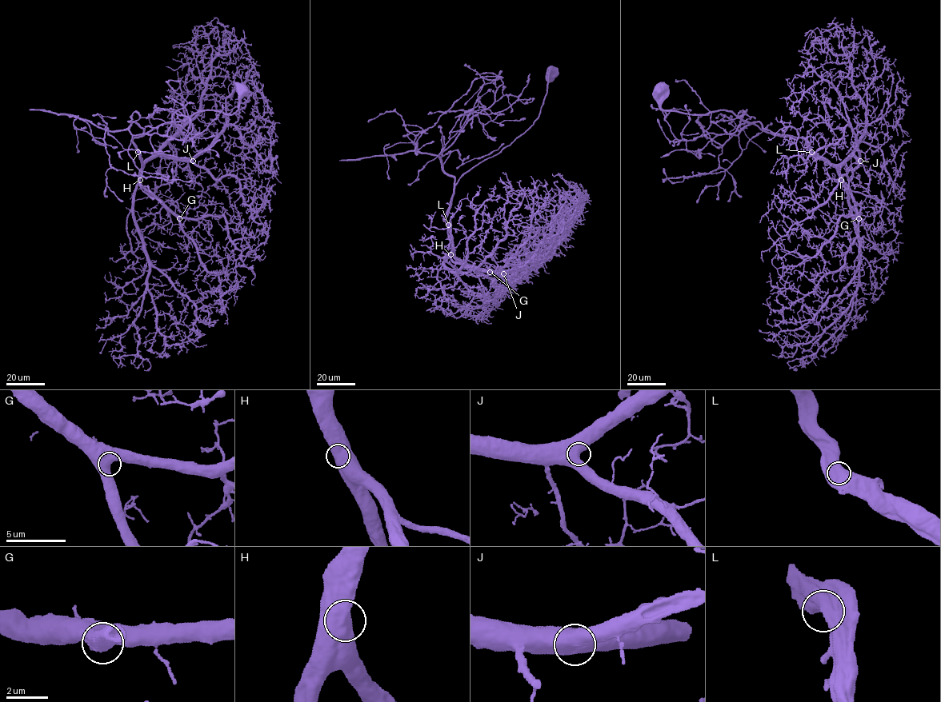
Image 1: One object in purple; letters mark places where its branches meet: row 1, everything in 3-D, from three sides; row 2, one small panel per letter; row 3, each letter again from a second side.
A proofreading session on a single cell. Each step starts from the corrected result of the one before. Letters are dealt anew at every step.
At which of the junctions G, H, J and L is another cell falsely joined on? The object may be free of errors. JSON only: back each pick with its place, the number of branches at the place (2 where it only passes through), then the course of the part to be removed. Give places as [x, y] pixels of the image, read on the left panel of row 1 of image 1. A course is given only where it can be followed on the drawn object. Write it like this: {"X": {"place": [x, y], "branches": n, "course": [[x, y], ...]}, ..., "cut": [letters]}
{"cut": []}

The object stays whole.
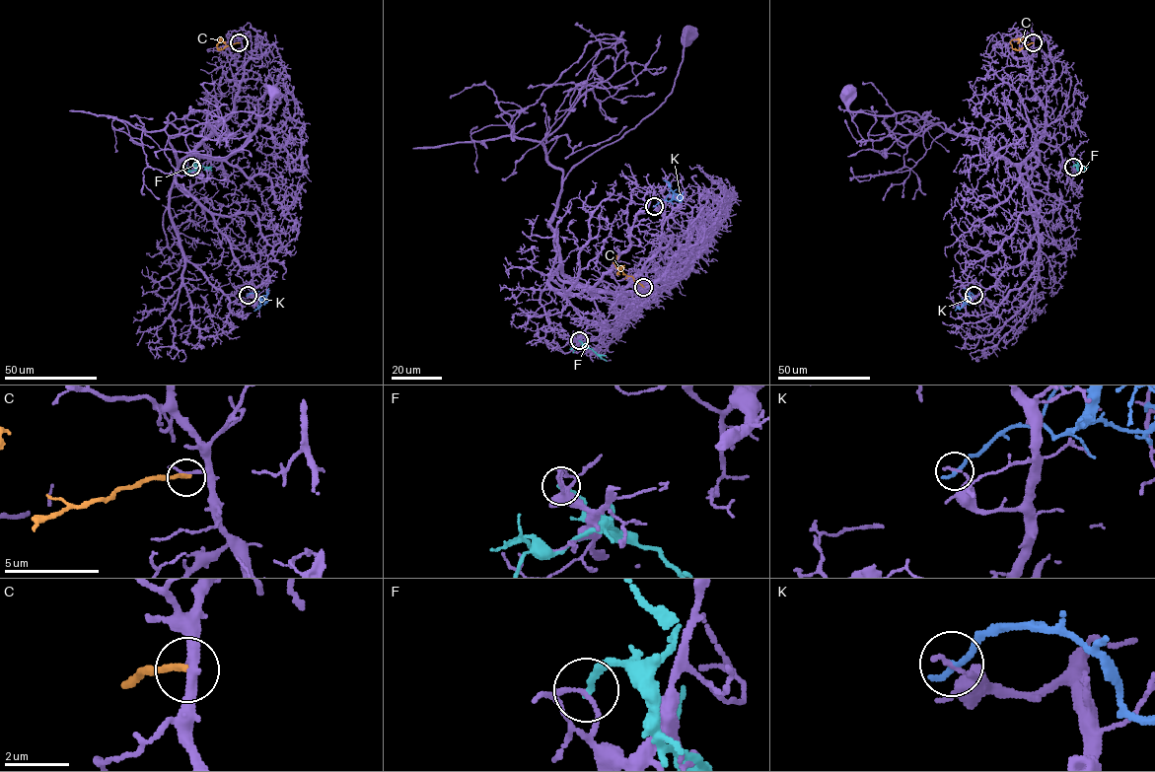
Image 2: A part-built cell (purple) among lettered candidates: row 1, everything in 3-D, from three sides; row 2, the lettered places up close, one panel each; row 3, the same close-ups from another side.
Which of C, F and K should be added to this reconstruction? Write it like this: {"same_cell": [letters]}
{"same_cell": []}

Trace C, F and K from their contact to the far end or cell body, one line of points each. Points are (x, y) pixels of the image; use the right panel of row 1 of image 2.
C: (1033, 42), (1018, 50), (1010, 42), (1014, 39), (1024, 40)
F: (1073, 166), (1077, 164), (1088, 167)
K: (974, 295), (970, 293), (970, 298), (955, 311)

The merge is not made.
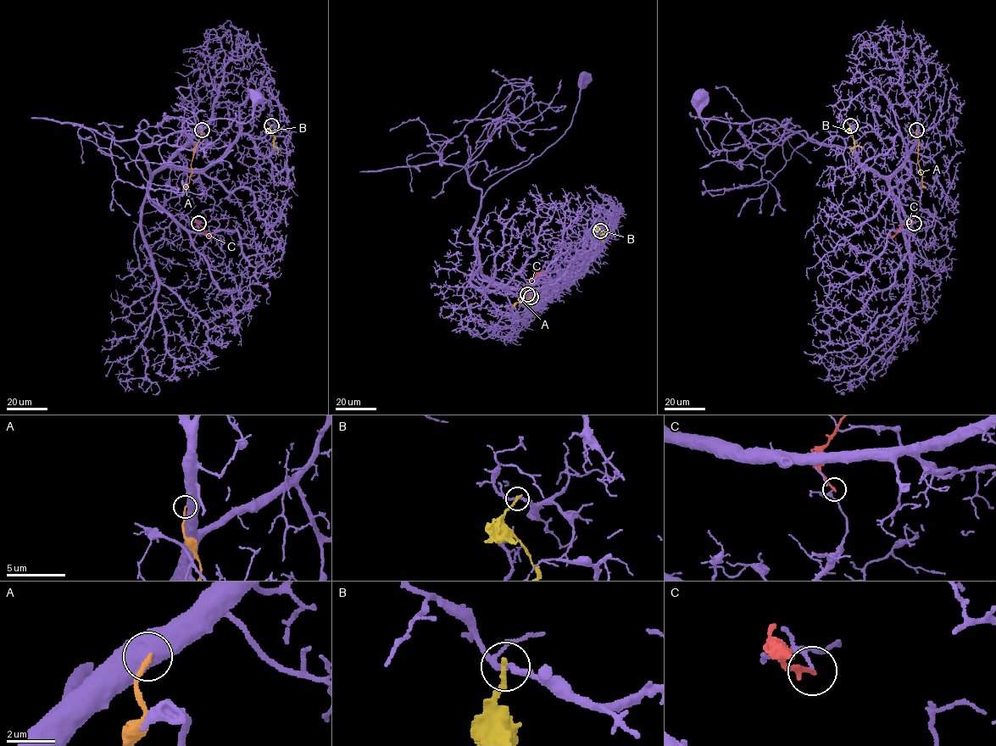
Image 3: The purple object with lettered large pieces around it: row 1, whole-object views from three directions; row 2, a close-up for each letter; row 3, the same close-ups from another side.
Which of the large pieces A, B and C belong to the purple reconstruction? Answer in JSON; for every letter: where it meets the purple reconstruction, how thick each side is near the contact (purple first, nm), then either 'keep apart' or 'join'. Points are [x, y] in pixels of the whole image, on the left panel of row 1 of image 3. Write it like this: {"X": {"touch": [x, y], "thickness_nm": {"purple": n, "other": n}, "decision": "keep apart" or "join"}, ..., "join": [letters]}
{"A": {"touch": [202, 130], "thickness_nm": {"purple": 750, "other": 180}, "decision": "keep apart"}, "B": {"touch": [271, 125], "thickness_nm": {"purple": 220, "other": 200}, "decision": "keep apart"}, "C": {"touch": [198, 223], "thickness_nm": {"purple": 110, "other": 220}, "decision": "keep apart"}, "join": []}

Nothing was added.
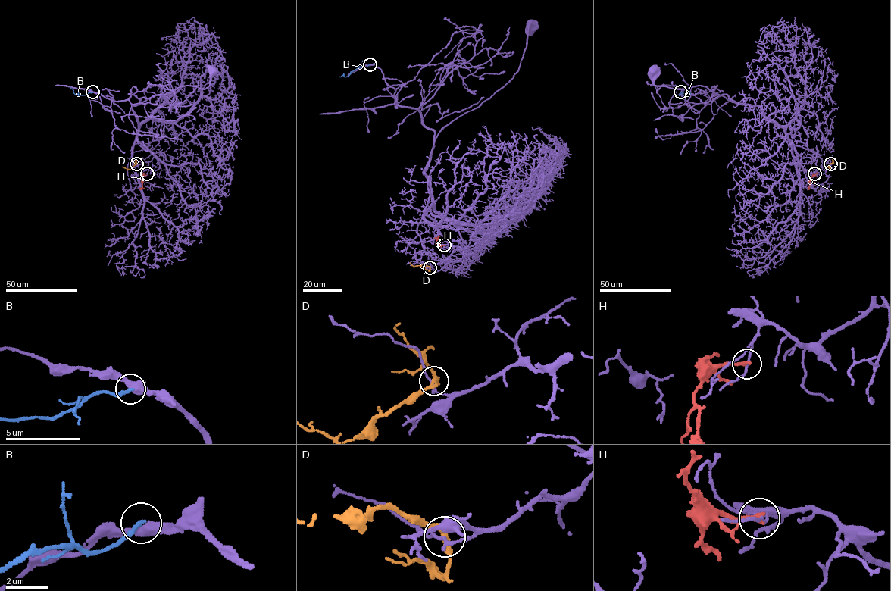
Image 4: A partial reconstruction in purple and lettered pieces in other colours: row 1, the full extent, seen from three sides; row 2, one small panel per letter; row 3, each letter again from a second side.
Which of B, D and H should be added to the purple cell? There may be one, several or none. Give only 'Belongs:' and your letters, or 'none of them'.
Belongs: none of them

